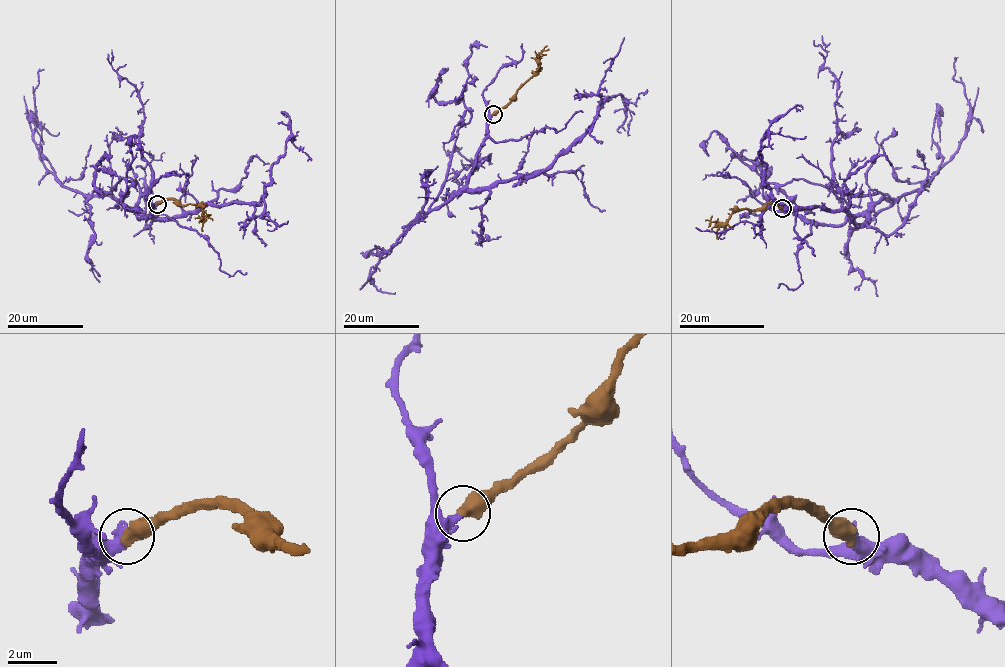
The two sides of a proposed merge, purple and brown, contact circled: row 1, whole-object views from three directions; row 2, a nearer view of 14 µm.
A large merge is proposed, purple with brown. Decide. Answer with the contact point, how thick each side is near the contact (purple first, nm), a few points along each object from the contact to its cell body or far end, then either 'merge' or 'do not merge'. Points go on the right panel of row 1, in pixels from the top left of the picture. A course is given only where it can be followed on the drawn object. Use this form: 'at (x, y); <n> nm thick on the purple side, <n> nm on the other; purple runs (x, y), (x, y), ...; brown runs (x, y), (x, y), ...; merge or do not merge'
at (782, 208); 360 nm thick on the purple side, 600 nm on the other; purple runs (783, 208), (825, 225), (865, 220), (780, 204), (764, 181), (760, 140), (802, 109); brown runs (782, 208), (768, 204), (752, 210), (738, 209), (723, 223), (705, 221); merge

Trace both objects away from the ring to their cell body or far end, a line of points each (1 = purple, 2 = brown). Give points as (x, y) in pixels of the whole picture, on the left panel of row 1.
1: (157, 203), (142, 218), (132, 210), (171, 218), (257, 202), (285, 153), (285, 115)
2: (157, 203), (173, 200), (184, 205), (198, 204), (202, 209), (202, 217), (211, 215)

